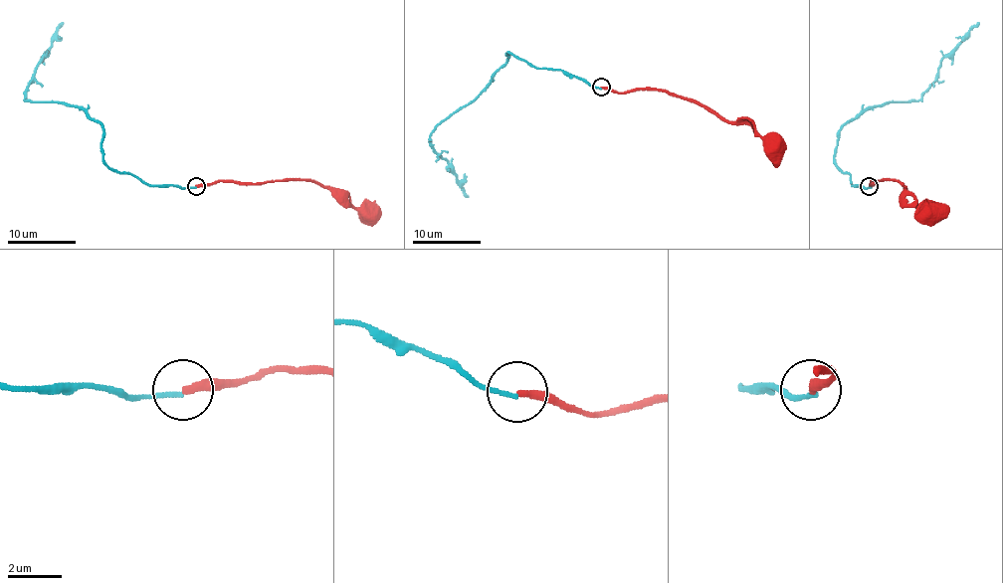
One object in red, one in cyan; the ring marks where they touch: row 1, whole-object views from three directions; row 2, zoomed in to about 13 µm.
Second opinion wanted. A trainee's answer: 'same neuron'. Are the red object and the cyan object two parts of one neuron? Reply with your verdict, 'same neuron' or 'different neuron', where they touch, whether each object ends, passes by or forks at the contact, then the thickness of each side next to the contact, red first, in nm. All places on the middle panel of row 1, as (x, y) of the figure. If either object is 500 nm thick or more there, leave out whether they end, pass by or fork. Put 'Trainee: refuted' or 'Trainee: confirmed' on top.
Trainee: refuted
different neuron | (601, 87) | red ends | cyan ends | 320/150 nm

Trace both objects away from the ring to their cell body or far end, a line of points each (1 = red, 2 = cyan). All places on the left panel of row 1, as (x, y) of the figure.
1: (195, 186), (214, 181), (261, 183), (313, 179), (325, 188), (344, 190), (351, 204), (368, 216)
2: (195, 186), (145, 185), (111, 169), (102, 159), (102, 126), (83, 109), (26, 100), (26, 87), (64, 22)

